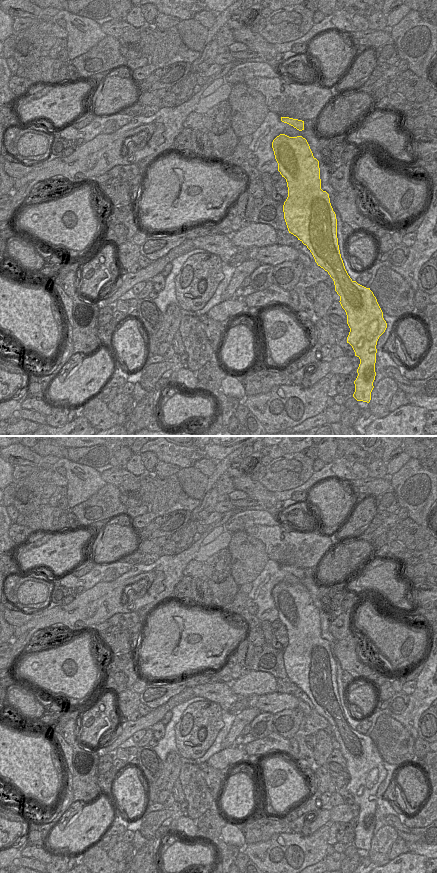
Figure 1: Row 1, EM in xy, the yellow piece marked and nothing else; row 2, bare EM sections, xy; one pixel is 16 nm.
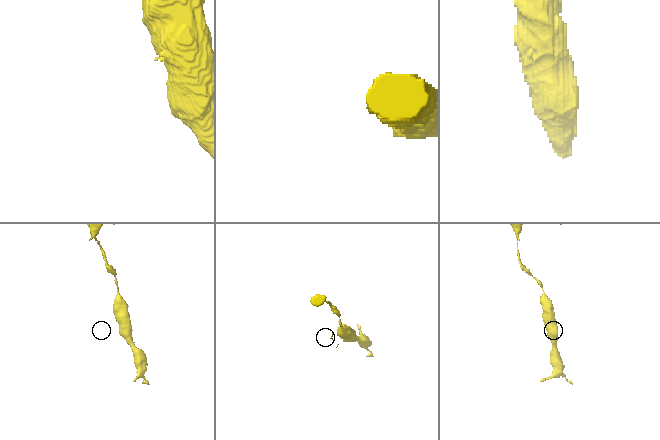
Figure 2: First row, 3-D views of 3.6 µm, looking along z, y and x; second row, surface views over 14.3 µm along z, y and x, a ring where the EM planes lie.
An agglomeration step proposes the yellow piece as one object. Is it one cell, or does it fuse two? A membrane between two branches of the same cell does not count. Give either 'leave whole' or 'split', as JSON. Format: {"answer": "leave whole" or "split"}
{"answer": "leave whole"}

